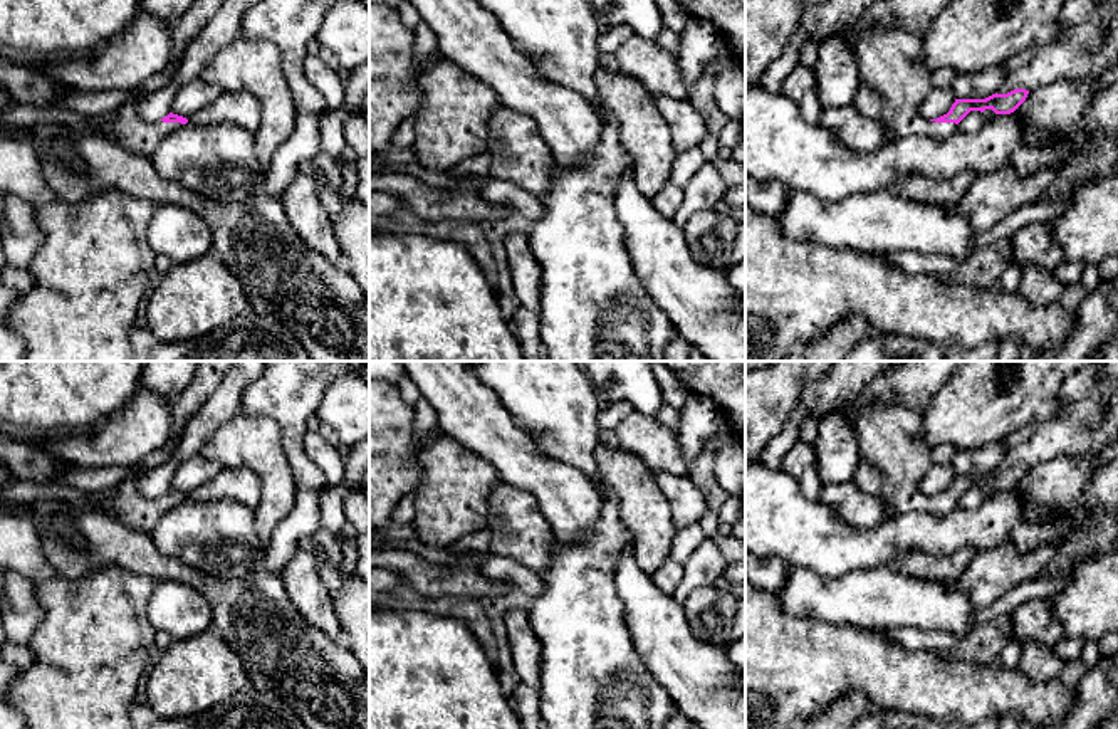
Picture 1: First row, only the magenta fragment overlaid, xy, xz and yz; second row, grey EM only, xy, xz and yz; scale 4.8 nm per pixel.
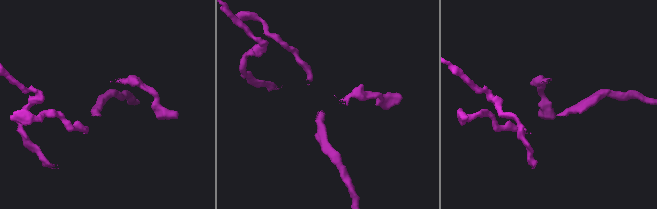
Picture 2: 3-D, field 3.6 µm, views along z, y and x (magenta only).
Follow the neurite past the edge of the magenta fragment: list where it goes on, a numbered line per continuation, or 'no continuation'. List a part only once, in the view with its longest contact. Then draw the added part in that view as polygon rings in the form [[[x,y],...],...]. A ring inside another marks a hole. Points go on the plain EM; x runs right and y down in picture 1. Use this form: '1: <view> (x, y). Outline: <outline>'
1: yz (890, 435). Outline: [[[898,401],[863,405],[856,430],[863,459],[883,472],[878,497],[890,507],[888,519],[905,512],[947,516],[955,499],[935,499],[922,492],[920,482],[932,467],[932,447],[922,437],[923,408]]]

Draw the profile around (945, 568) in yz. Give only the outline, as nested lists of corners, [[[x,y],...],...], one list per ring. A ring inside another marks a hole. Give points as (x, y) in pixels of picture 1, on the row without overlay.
[[[969,546],[952,554],[912,551],[896,563],[896,568],[908,576],[947,585],[964,574],[974,554]]]

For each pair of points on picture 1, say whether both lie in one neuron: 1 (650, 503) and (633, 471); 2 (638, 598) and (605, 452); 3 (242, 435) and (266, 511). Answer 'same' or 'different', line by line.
1: same
2: different
3: same

